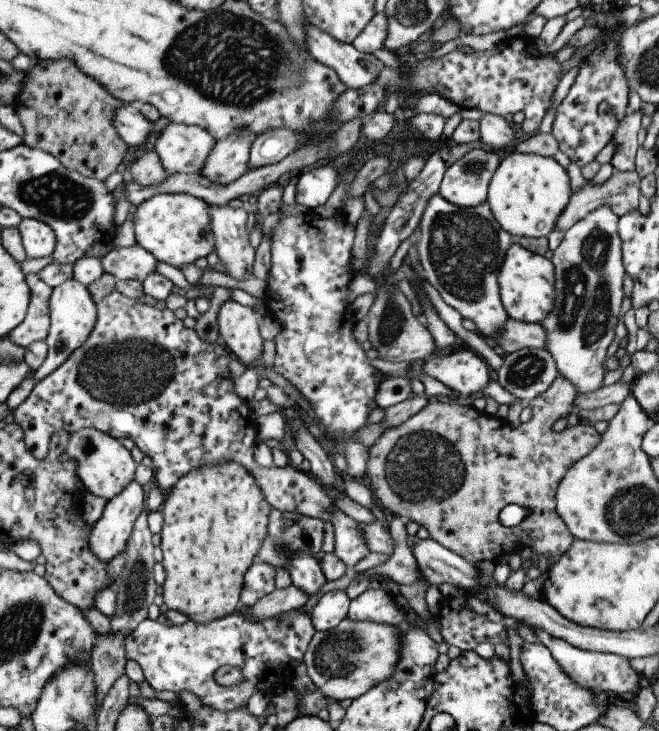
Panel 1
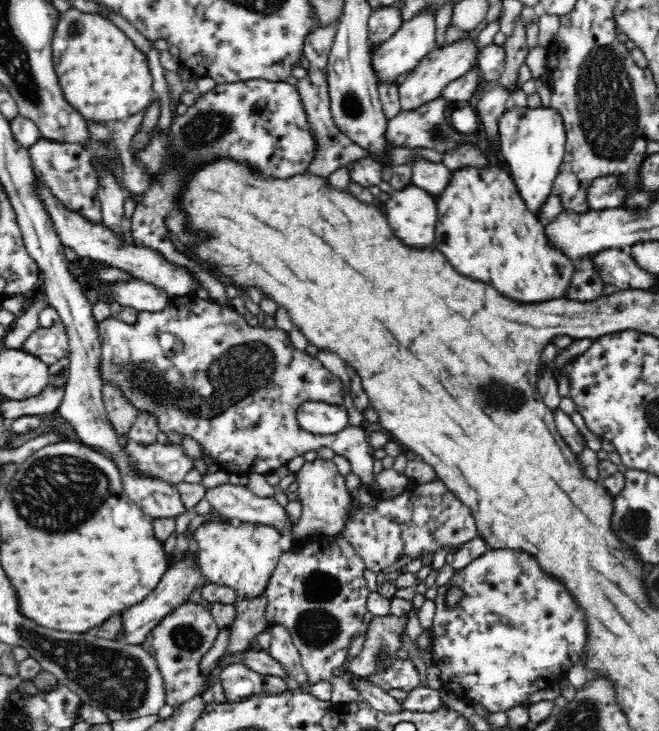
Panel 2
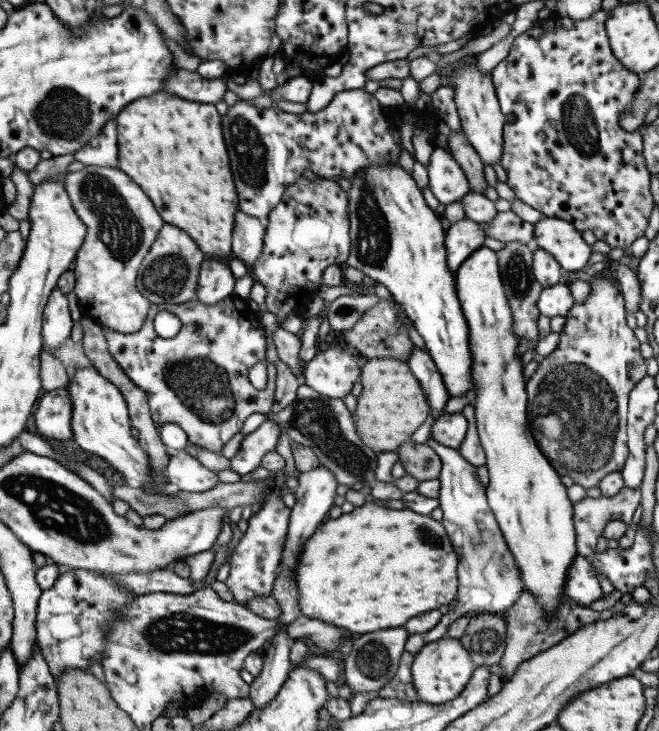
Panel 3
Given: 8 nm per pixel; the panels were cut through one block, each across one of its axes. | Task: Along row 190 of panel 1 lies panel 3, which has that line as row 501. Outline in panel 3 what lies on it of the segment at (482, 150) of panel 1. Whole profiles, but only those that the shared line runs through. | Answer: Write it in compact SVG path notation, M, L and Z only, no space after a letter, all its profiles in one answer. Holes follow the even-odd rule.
M429 437L426 444L430 445L441 458L442 466L438 480L441 482L439 494L439 508L444 513L442 526L448 532L448 538L452 540L454 552L458 554L458 604L452 612L444 614L440 624L432 628L426 634L414 634L408 638L408 644L404 648L404 654L399 662L399 667L392 680L383 686L378 697L384 699L398 699L416 702L419 700L417 690L413 685L412 665L420 648L431 644L432 640L440 640L446 637L450 624L457 618L464 616L468 611L480 613L493 613L505 615L507 610L522 595L525 588L520 579L520 569L502 537L500 525L489 508L485 486L480 484L476 476L476 466L464 460L457 449L450 448L437 440Z

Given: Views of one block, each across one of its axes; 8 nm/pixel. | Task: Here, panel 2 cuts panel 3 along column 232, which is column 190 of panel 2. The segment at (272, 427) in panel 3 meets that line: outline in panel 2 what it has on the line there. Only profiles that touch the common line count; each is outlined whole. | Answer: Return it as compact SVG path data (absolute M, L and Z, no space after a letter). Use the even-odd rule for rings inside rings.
M132 439L124 442L124 450L130 455L134 469L142 475L177 485L194 468L194 459L184 453L182 445L161 444L157 440L149 445L140 445Z

